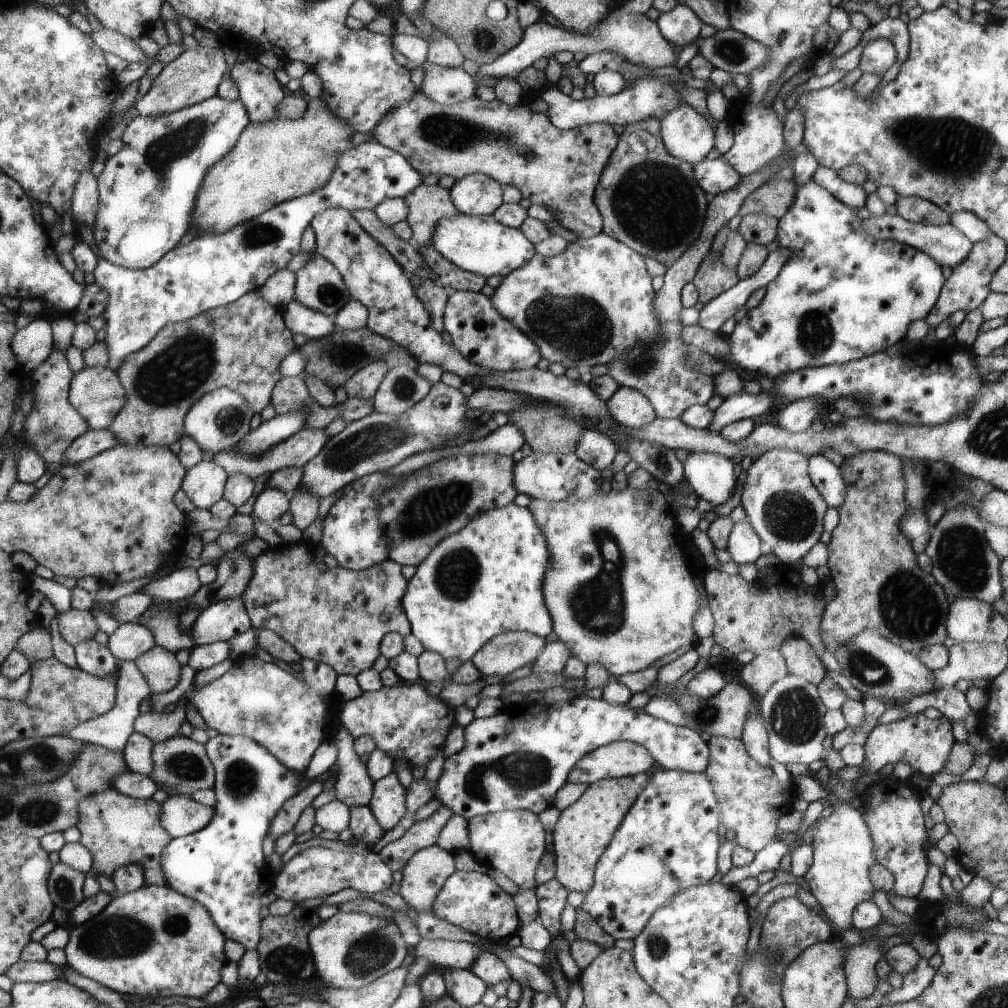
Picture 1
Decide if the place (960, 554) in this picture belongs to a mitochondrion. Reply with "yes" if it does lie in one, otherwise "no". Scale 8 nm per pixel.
yes

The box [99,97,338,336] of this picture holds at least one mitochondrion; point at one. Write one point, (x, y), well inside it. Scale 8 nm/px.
(160, 154)

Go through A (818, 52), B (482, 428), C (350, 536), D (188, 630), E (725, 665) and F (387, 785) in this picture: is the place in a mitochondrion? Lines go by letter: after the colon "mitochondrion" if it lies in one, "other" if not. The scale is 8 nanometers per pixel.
A: other
B: other
C: other
D: other
E: other
F: other

